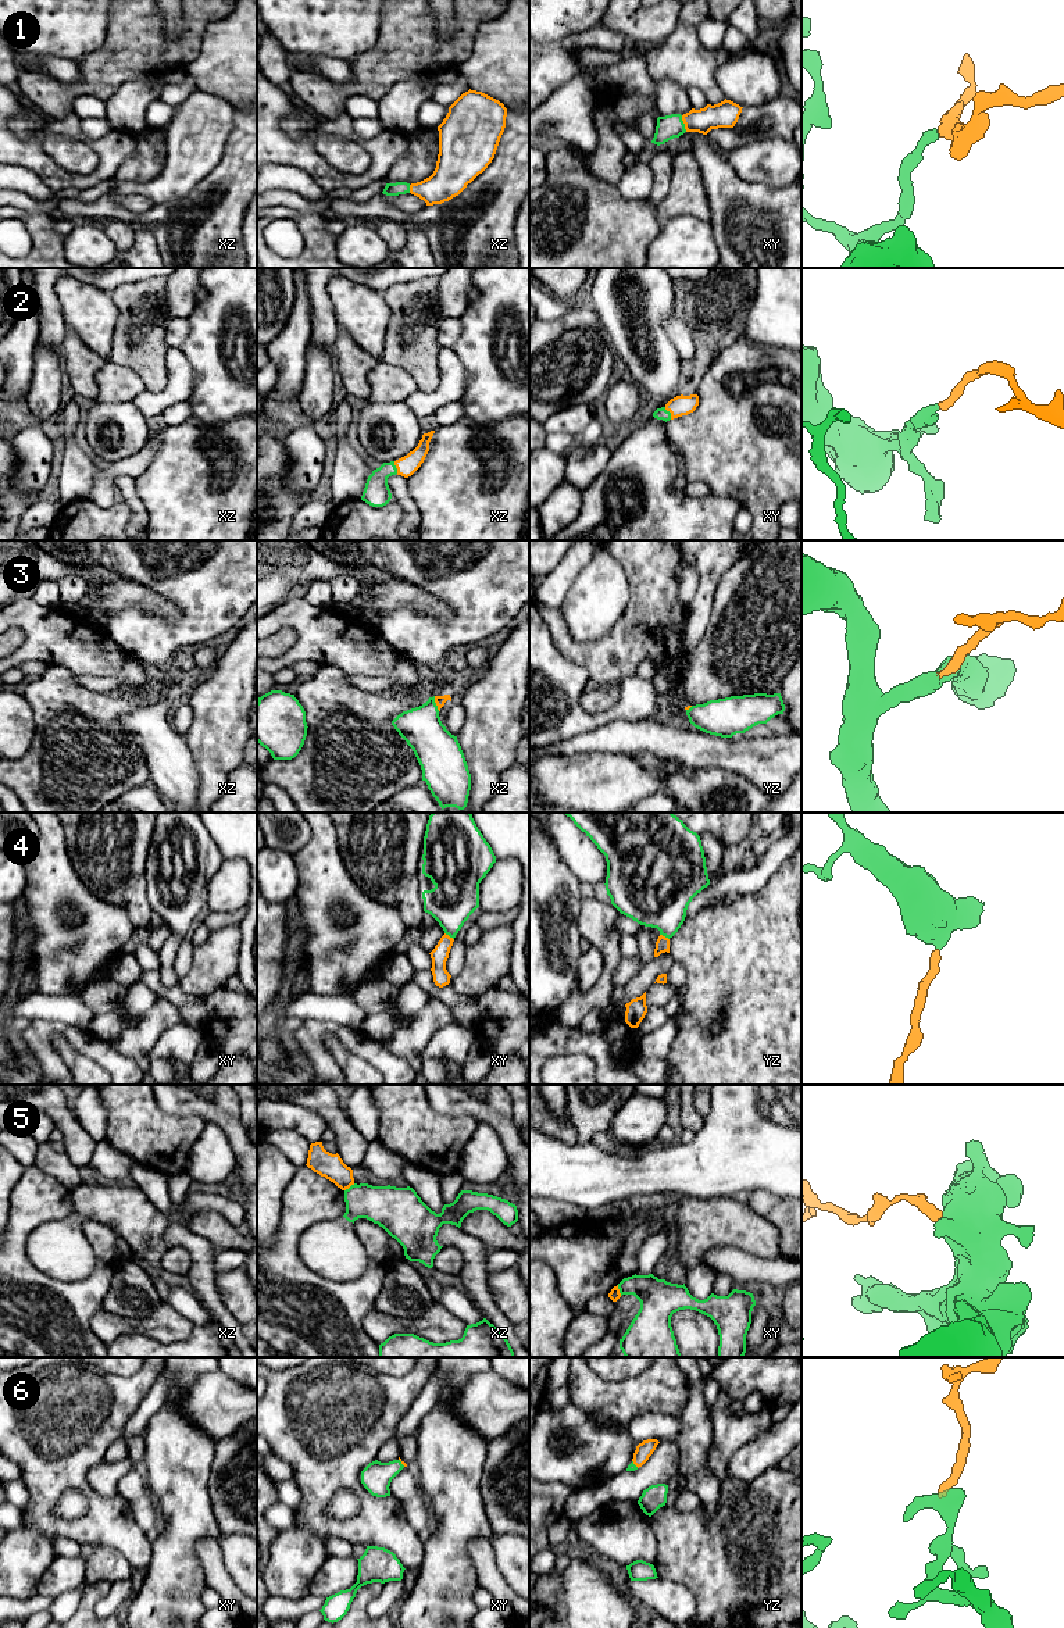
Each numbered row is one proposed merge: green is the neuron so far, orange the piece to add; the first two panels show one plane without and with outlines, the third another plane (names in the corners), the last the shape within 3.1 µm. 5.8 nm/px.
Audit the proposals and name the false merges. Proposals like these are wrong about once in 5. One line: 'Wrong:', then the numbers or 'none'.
Wrong: 5

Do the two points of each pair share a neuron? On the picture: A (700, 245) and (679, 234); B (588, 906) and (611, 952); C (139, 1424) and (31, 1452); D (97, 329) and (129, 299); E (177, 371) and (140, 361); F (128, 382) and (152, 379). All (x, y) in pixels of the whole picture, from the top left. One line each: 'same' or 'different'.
A: same
B: same
C: different
D: different
E: different
F: different

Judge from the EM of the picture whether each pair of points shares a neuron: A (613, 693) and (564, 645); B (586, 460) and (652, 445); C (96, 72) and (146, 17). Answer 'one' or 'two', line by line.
A: two
B: two
C: one

